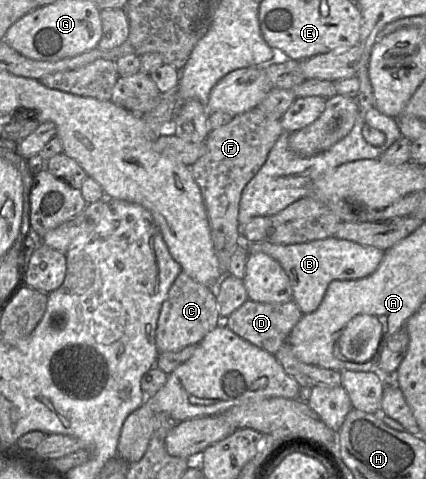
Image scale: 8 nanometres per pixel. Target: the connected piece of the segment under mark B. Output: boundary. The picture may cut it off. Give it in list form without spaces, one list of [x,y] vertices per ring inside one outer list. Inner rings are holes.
[[[335,236],[288,245],[275,244],[268,240],[253,243],[283,267],[291,282],[292,299],[302,314],[311,313],[319,307],[330,282],[369,276],[376,271],[385,254],[385,251],[379,248],[360,245]]]

